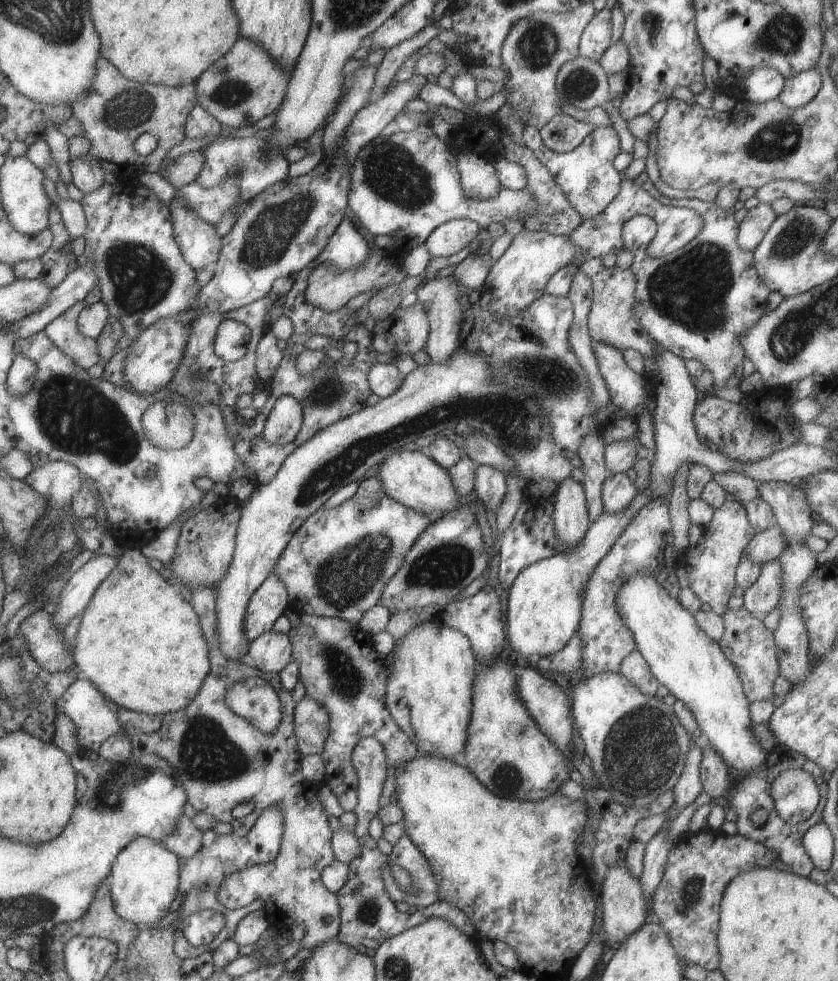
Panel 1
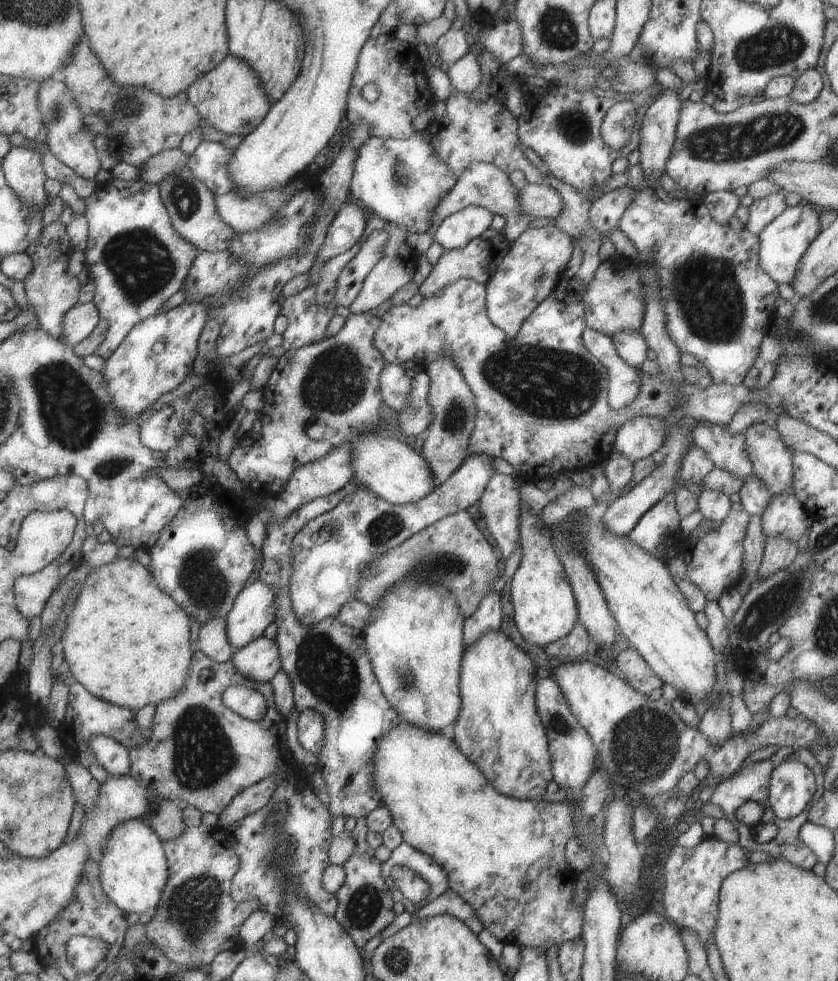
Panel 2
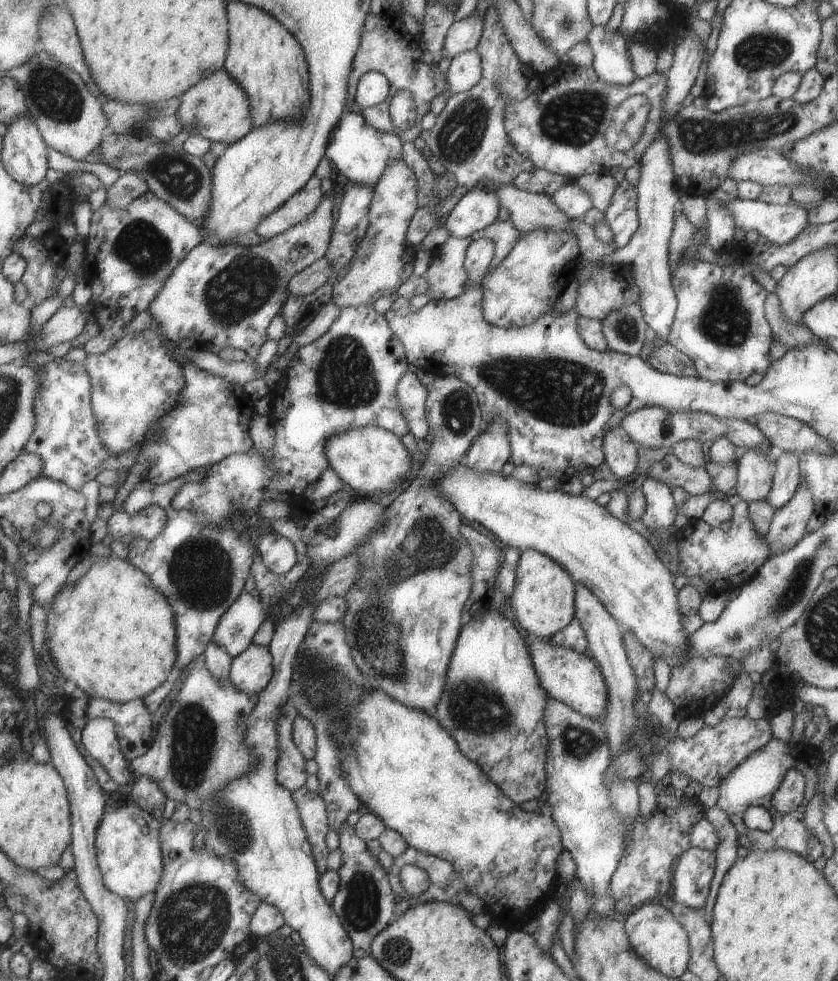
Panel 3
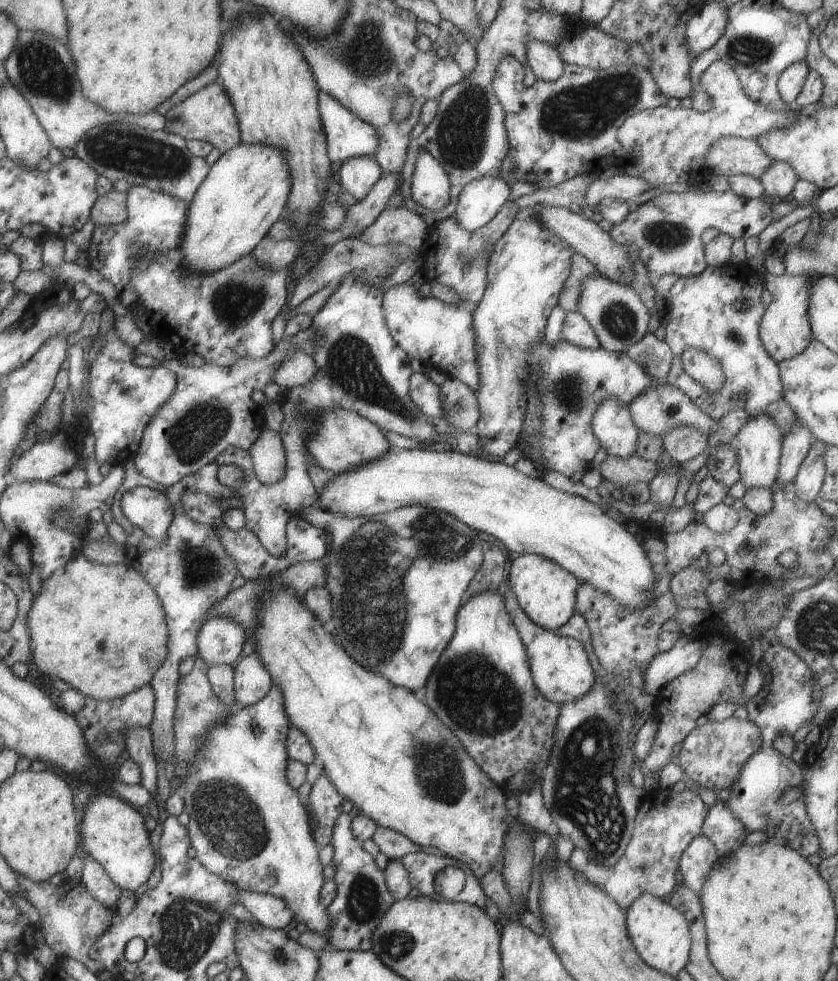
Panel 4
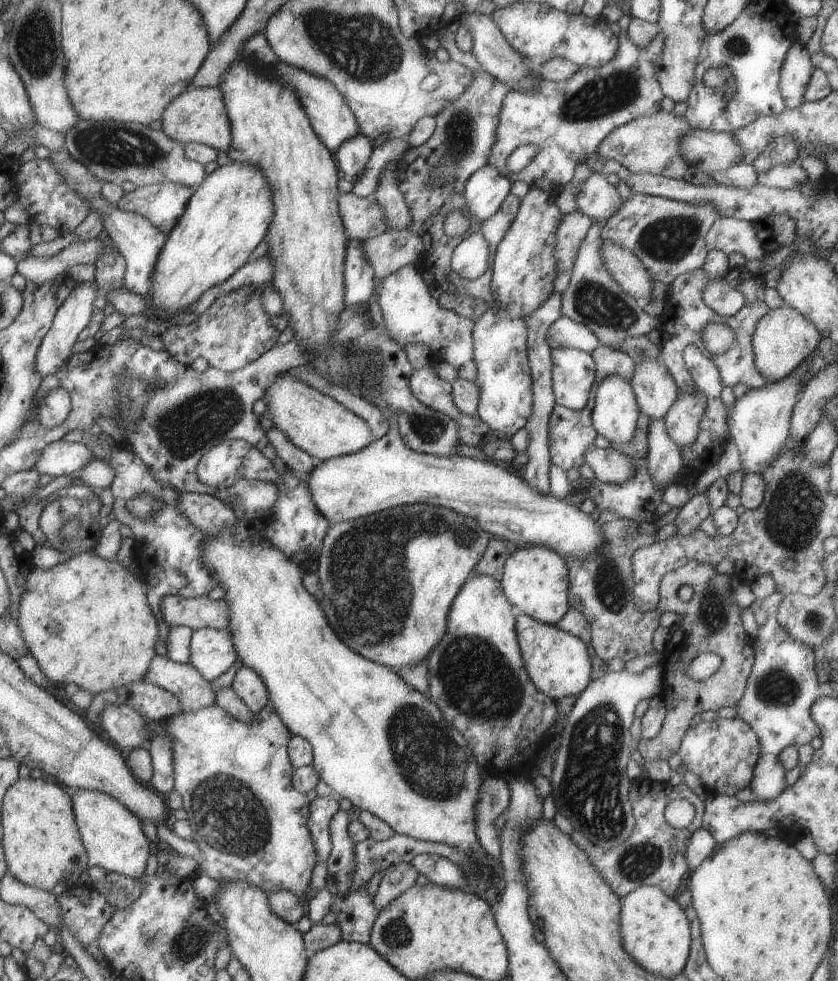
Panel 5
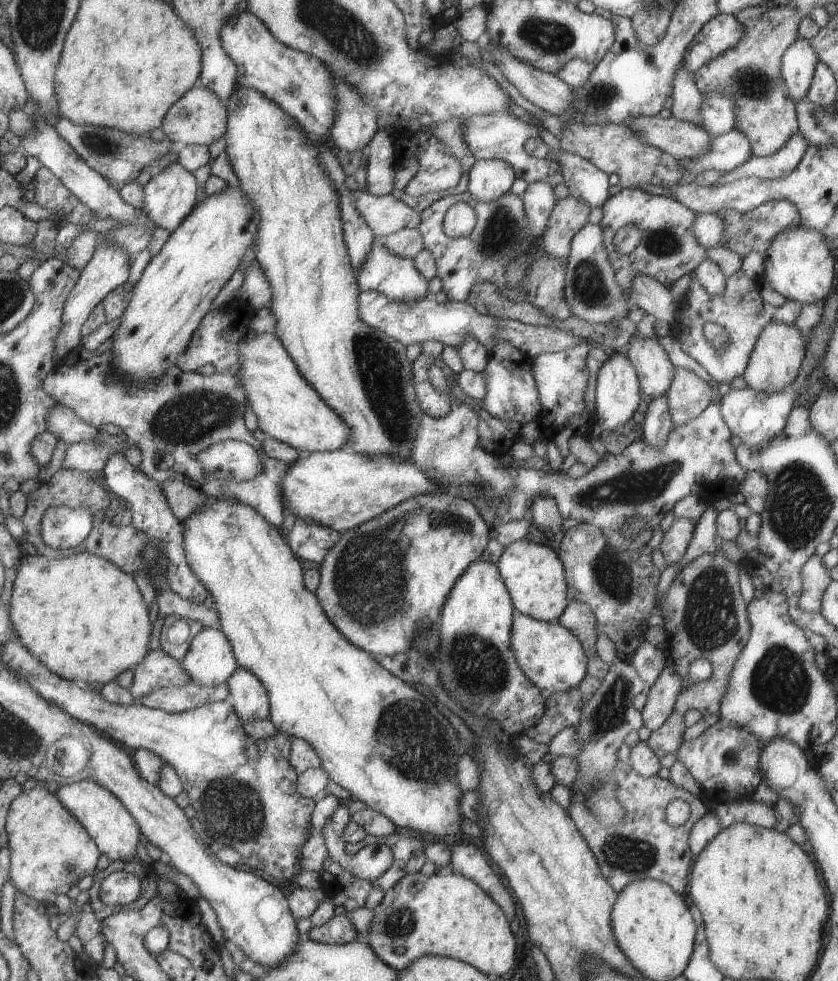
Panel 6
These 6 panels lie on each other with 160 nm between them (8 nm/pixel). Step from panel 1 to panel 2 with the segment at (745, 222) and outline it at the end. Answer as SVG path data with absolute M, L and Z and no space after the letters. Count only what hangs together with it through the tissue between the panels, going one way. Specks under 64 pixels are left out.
M779 189L763 199L753 199L749 205L749 216L743 228L750 233L759 234L759 231L773 220L788 206L785 202L785 191Z

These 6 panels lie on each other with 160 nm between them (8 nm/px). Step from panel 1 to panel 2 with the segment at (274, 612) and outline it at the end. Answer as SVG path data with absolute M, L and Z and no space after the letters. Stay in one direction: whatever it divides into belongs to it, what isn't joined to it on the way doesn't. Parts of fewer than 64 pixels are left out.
M255 580L245 585L226 614L225 634L233 649L262 636L262 630L274 622L276 596L274 589Z

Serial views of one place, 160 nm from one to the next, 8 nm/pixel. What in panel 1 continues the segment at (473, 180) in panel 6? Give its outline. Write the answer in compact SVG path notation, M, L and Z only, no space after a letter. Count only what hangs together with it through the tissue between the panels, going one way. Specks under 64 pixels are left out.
M466 218L451 219L436 226L424 245L432 257L449 257L467 247L479 228L475 221Z

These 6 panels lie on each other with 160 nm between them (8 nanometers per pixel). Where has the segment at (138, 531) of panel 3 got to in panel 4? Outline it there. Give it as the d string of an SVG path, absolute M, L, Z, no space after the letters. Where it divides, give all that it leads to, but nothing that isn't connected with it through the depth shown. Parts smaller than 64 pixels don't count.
M138 488L123 494L122 514L148 538L163 544L165 532L172 522L173 508L161 492Z

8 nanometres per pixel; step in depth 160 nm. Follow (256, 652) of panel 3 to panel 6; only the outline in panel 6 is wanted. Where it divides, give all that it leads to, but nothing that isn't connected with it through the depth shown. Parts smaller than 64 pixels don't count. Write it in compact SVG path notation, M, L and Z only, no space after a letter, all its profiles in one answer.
M238 666L225 684L229 691L229 707L233 709L240 721L263 720L270 716L265 687L252 672Z

